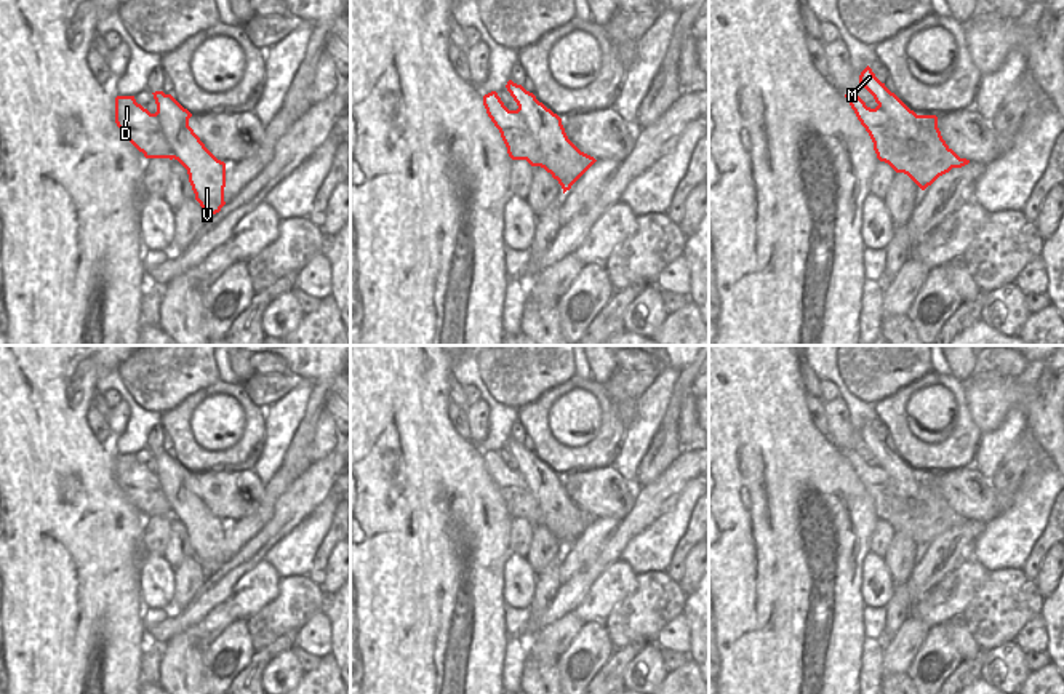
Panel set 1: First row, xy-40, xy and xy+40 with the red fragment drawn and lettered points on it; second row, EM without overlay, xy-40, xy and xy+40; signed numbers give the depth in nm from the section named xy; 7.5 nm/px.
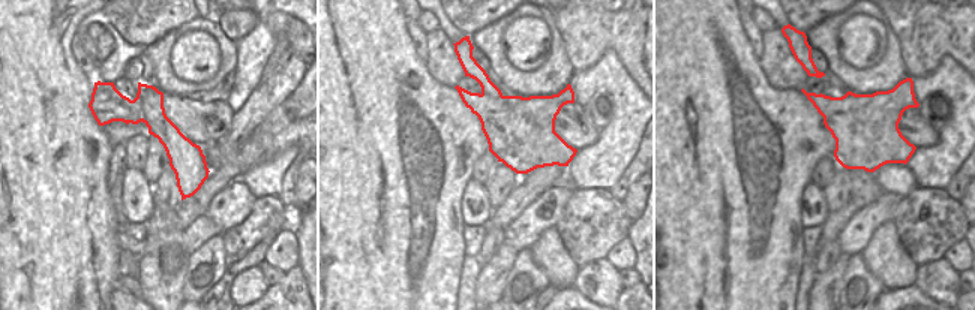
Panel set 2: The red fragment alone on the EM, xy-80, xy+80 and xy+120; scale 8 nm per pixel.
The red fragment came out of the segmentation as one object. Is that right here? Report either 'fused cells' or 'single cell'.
fused cells

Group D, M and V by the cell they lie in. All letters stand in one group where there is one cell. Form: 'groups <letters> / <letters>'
groups D / M V

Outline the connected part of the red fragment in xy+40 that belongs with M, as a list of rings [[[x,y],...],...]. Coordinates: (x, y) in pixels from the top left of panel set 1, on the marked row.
[[[869,66],[861,72],[859,85],[874,96],[893,122],[891,134],[883,130],[869,131],[880,162],[888,163],[896,173],[907,174],[922,190],[952,168],[966,165],[963,158],[952,152],[946,155],[918,155],[915,152],[915,142],[923,139],[918,115],[891,93]]]

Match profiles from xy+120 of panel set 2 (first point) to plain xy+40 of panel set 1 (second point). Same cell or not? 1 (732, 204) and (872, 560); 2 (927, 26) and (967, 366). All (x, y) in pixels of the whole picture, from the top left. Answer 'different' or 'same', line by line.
1: different
2: different

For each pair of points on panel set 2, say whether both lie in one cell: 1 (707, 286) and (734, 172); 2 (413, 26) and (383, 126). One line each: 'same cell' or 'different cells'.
1: same cell
2: different cells

